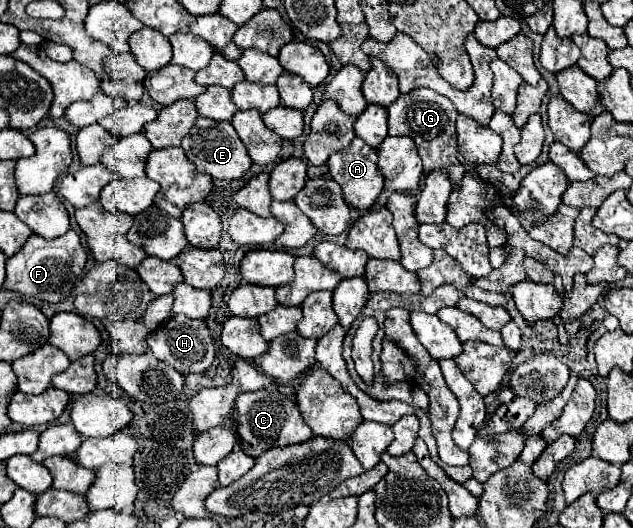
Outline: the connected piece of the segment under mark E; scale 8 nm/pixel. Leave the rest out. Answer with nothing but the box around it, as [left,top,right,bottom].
[180,117,252,181]

